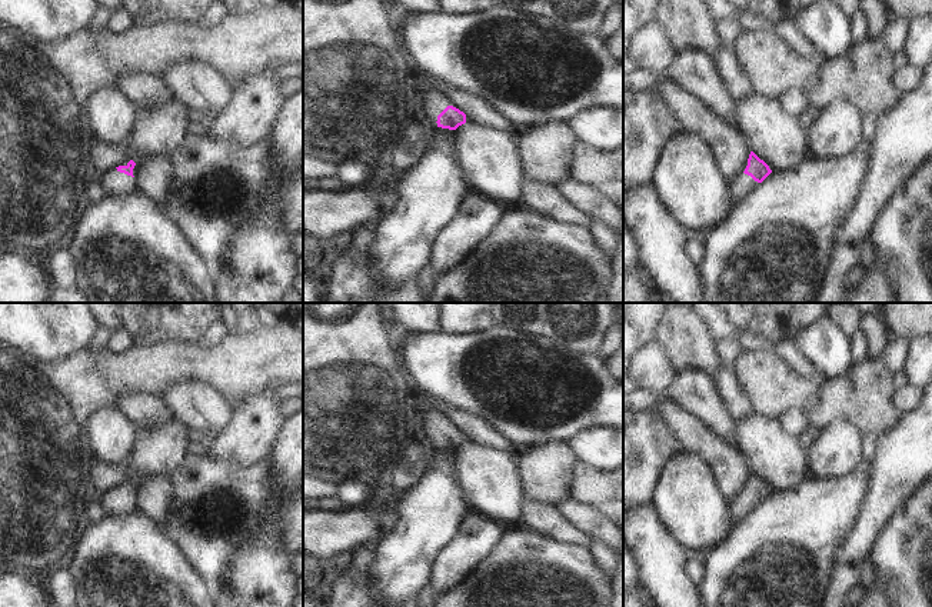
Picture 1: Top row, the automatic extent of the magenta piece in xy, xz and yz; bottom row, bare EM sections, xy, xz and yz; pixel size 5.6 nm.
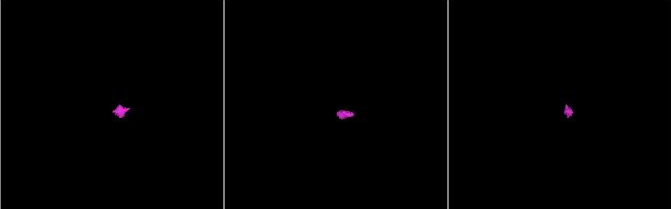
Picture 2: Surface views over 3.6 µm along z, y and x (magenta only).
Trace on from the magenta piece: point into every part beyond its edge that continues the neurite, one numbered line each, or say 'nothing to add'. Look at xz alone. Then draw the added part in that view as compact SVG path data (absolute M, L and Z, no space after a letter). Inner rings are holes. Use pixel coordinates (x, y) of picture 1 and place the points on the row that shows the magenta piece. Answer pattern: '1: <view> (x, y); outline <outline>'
1: xz (433, 103); outline M429 91L425 97L423 97L423 111L426 114L426 117L430 120L433 129L437 129L437 116L447 107L450 106L449 100L436 93L436 91Z

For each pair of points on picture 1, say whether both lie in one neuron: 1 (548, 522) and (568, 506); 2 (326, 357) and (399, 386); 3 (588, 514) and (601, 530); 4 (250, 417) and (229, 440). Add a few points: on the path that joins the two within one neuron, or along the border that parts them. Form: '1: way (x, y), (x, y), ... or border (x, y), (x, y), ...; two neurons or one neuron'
1: border (556, 507), (569, 523), (585, 533); two neurons
2: way (345, 376), (355, 386), (380, 386); one neuron
3: way (589, 519), (596, 526); one neuron
4: way (246, 423), (235, 434); one neuron

